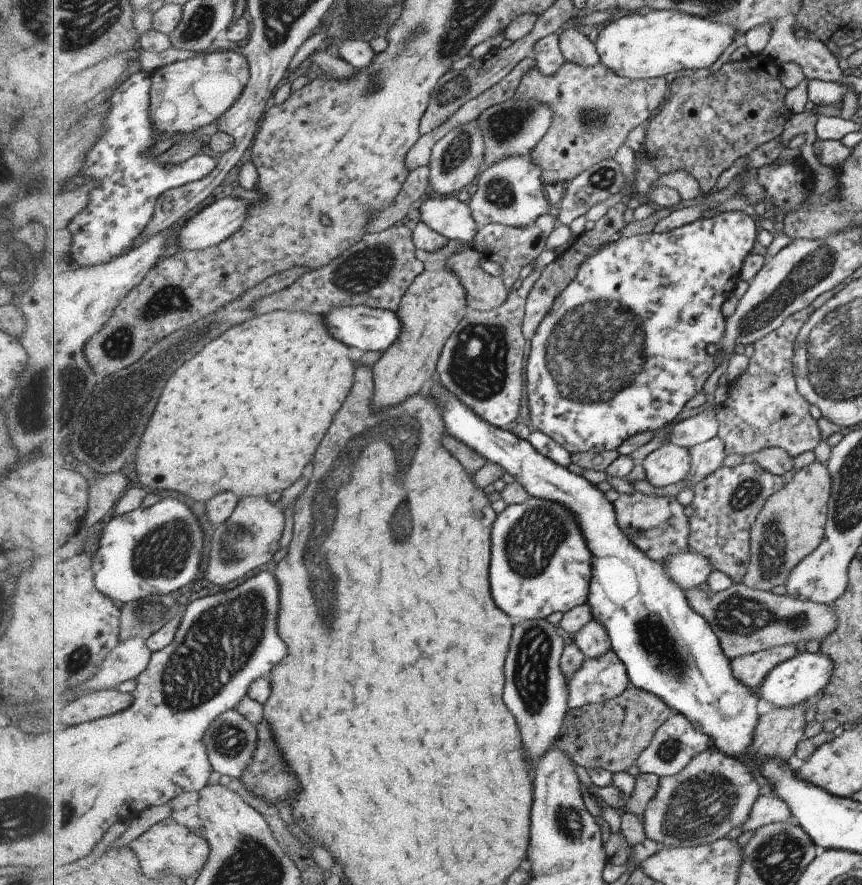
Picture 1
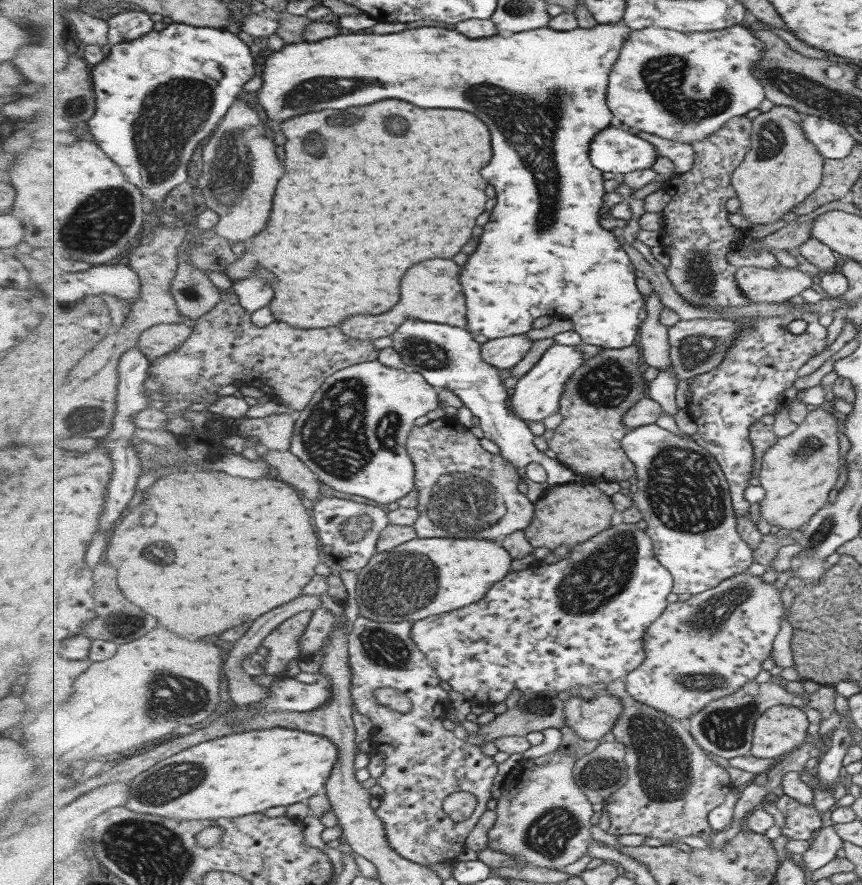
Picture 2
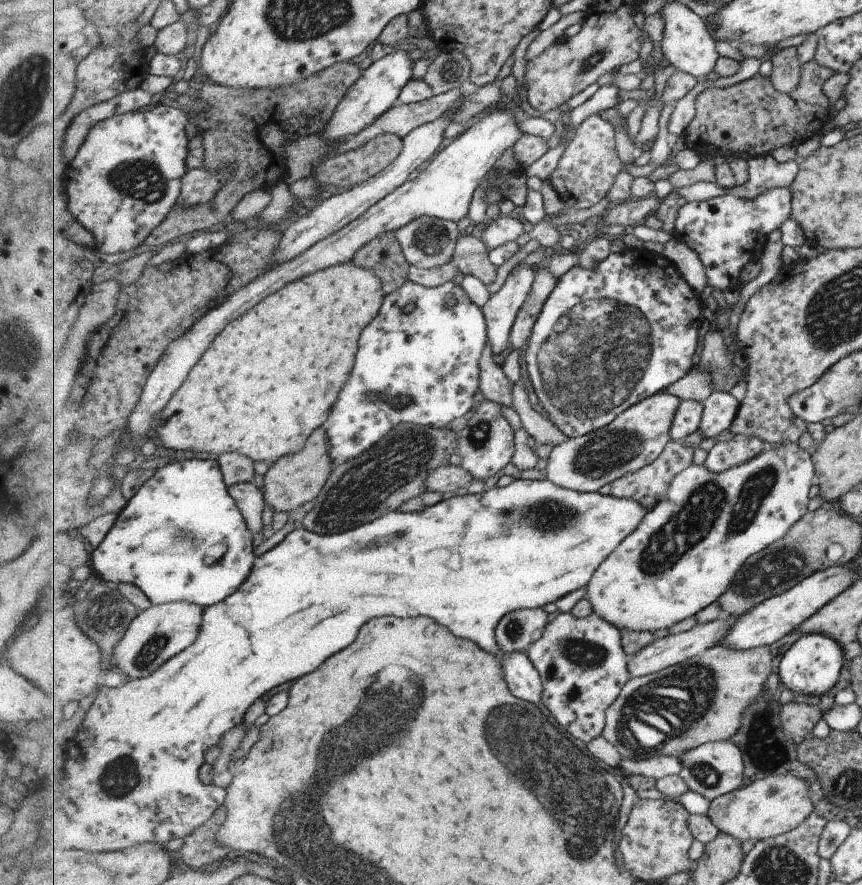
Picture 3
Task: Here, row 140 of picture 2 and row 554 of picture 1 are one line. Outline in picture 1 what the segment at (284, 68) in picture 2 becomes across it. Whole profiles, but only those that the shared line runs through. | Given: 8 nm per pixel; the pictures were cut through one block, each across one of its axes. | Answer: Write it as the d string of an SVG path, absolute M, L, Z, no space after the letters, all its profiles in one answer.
M437 376L433 379L429 394L441 404L447 432L471 450L483 454L488 462L501 466L525 486L532 497L523 504L508 505L495 522L491 588L499 608L523 621L549 618L555 612L565 614L577 606L589 604L595 620L603 622L610 633L611 648L626 665L632 685L655 694L671 709L687 716L697 728L705 730L705 734L711 736L713 746L727 752L727 756L739 758L743 763L753 762L747 756L747 750L755 740L755 730L761 718L761 694L755 694L749 686L735 678L732 661L723 651L710 622L691 606L681 586L671 580L661 561L651 560L629 540L617 522L617 514L609 498L589 480L543 456L527 439L518 438L513 432L487 422L450 392Z

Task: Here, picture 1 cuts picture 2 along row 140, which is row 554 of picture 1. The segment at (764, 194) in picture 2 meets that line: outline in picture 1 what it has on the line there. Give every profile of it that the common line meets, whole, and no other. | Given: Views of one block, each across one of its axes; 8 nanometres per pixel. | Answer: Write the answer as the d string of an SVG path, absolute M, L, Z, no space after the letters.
M818 460L789 475L785 486L767 500L766 507L751 528L752 560L743 584L763 591L785 585L791 570L818 548L825 536L827 500L830 499L832 483L827 466Z

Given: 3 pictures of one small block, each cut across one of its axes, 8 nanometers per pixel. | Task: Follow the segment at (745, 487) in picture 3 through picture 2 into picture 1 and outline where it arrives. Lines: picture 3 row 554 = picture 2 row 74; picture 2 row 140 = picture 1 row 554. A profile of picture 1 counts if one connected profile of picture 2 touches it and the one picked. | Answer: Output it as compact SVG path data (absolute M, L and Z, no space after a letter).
M681 550L681 552L669 554L665 560L669 562L661 561L663 568L671 576L671 580L681 586L685 594L687 590L693 590L699 584L705 583L709 574L715 571L713 562L707 556L697 554L693 550L687 550L687 552Z

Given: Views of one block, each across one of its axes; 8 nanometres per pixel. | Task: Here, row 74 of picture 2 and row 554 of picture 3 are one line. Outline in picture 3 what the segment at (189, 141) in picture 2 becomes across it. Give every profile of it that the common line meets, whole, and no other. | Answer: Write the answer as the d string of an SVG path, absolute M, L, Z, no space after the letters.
M185 459L167 464L155 474L128 501L102 542L94 550L84 550L88 561L83 574L137 585L154 605L185 601L206 609L221 603L249 579L257 557L252 532L229 492L219 461Z

